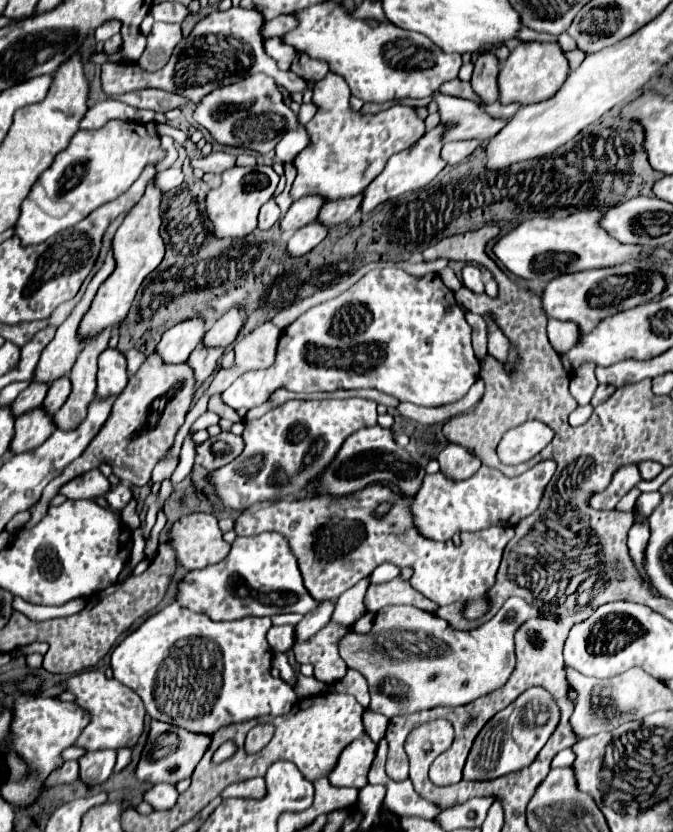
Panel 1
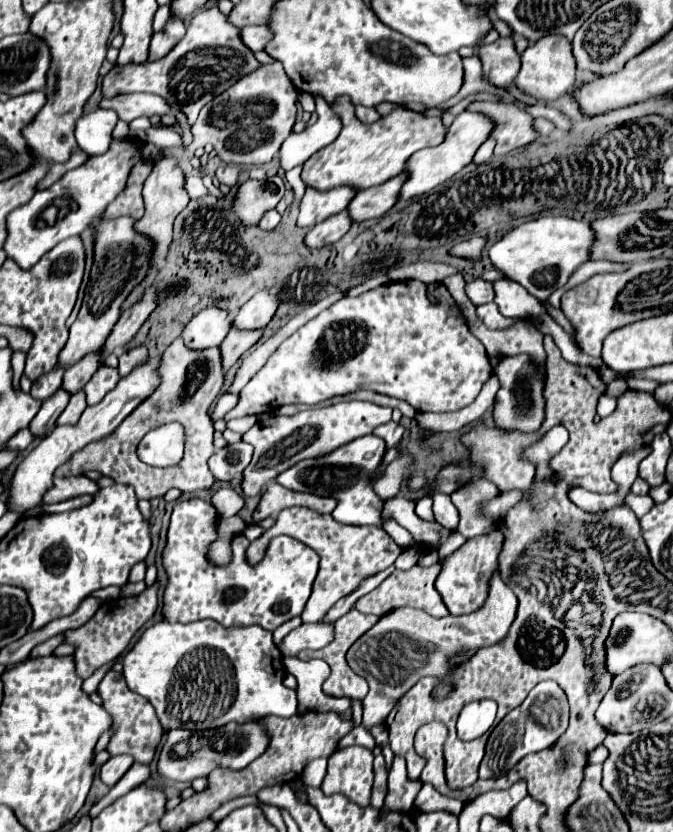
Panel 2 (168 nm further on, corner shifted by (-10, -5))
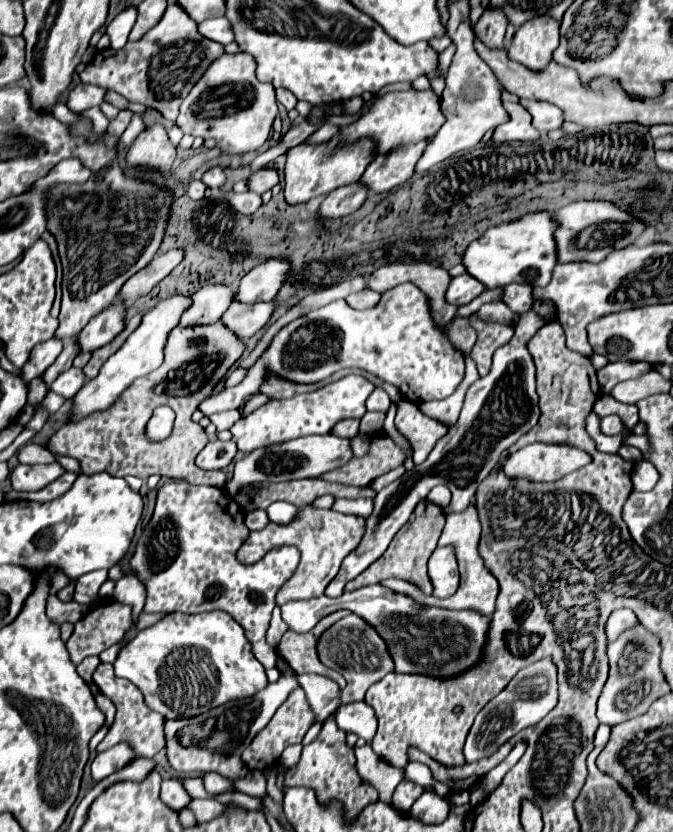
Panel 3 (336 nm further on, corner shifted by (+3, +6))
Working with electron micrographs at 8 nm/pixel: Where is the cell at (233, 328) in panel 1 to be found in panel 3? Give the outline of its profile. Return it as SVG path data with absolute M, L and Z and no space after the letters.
M271 258L255 266L241 278L241 284L235 292L235 300L243 304L271 302L285 276L287 276L287 262Z

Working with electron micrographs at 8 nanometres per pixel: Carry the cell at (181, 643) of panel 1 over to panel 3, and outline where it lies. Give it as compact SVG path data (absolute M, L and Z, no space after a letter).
M221 610L205 612L205 614L183 614L183 612L171 612L171 614L167 614L165 618L161 618L161 620L155 622L153 626L149 626L149 628L137 632L137 636L135 636L131 642L127 642L127 644L119 650L119 656L117 656L117 660L115 660L113 666L115 666L115 674L117 674L119 678L127 678L129 682L133 682L133 684L143 692L145 704L147 704L151 710L159 712L159 714L165 716L165 718L173 718L173 720L175 720L175 718L191 718L191 716L203 714L203 712L207 712L207 710L211 710L211 708L217 708L217 706L221 706L221 704L225 704L225 702L229 702L229 700L235 700L235 698L255 696L257 692L265 690L267 684L269 684L269 682L267 682L265 668L263 668L261 662L253 656L253 652L251 652L251 642L247 640L247 636L245 636L241 624L235 624L235 618L229 616L227 612L221 612Z

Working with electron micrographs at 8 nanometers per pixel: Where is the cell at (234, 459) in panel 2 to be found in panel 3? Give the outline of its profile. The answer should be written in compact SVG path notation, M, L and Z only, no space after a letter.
M215 440L215 442L209 442L199 452L199 456L195 458L195 462L203 470L221 470L221 468L225 468L225 466L231 464L231 460L233 460L235 454L237 454L237 444L233 440L229 440L229 442Z

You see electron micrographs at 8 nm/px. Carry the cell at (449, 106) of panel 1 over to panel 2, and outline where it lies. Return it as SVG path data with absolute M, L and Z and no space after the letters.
M472 103L468 111L480 111L482 115L496 121L496 131L492 137L498 143L498 155L506 155L514 149L526 147L538 141L538 131L534 129L532 115L512 103Z

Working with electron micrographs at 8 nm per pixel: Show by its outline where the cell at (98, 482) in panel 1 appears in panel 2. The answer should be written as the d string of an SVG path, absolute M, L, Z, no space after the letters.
M84 475L54 479L54 485L46 491L46 495L42 497L42 503L60 503L60 501L66 501L70 497L84 495L84 493L94 495L96 489L98 489L96 483L92 479L88 479L88 477L84 477Z

